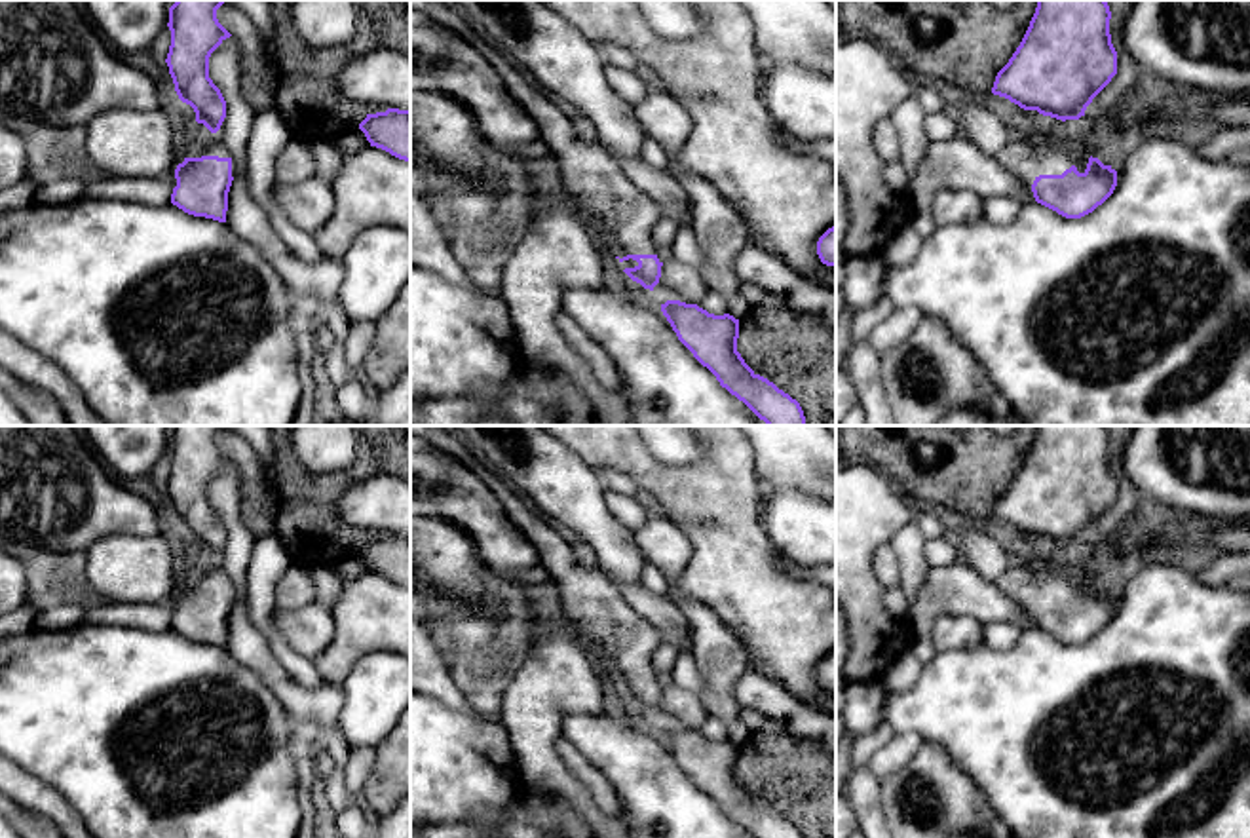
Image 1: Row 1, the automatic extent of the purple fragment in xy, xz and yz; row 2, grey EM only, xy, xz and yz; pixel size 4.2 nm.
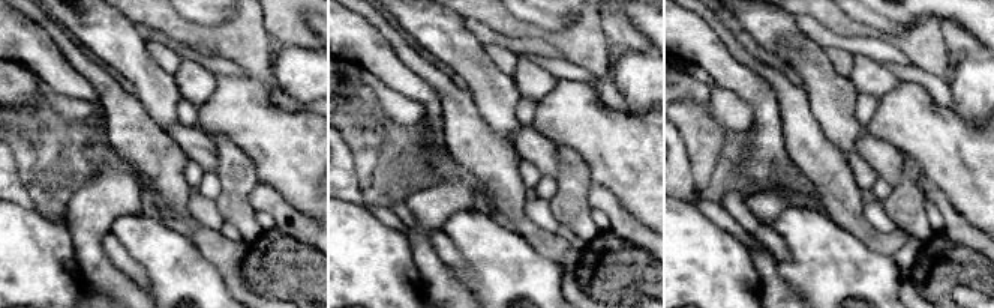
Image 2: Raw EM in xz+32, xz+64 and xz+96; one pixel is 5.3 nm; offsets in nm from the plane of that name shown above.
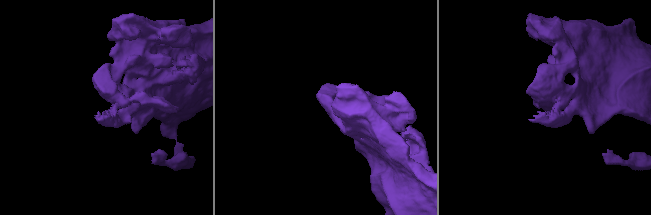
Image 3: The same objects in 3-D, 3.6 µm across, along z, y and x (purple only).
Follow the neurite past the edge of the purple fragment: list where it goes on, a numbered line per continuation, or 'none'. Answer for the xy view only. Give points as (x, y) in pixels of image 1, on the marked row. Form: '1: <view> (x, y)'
1: xy (213, 145)

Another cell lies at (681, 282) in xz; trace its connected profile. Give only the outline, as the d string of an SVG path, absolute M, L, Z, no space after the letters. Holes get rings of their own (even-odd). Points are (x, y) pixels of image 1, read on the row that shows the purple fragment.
M669 258L661 266L657 291L669 300L699 304L709 291L697 266Z

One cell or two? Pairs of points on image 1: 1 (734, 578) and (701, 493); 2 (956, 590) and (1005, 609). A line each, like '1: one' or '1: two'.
1: one
2: one

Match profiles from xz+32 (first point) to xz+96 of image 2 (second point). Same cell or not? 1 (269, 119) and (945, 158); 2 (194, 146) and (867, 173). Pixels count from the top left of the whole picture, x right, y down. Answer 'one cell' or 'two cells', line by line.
1: one cell
2: two cells

